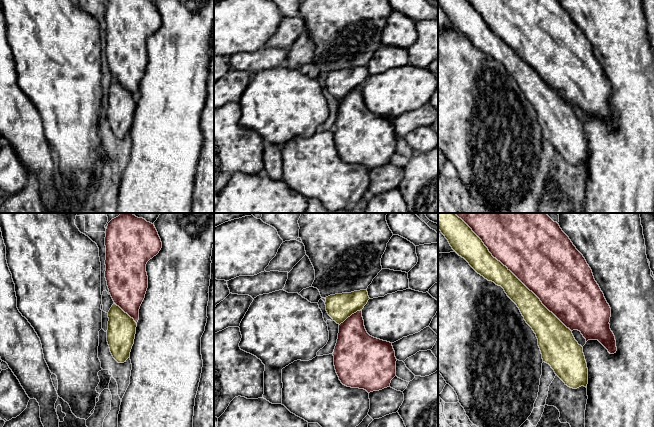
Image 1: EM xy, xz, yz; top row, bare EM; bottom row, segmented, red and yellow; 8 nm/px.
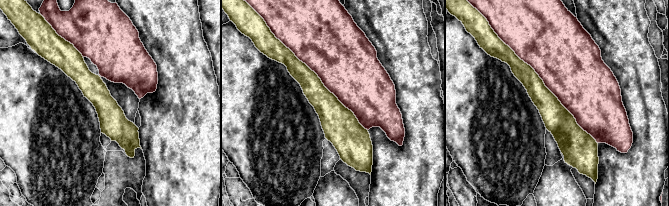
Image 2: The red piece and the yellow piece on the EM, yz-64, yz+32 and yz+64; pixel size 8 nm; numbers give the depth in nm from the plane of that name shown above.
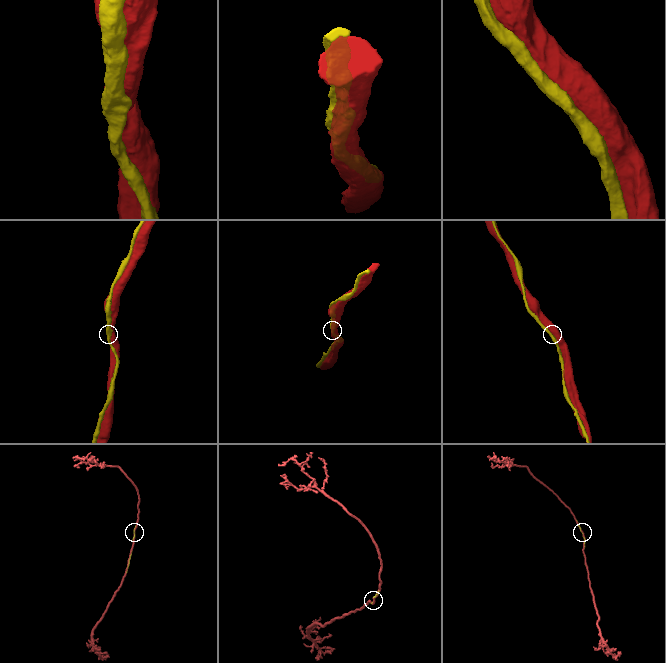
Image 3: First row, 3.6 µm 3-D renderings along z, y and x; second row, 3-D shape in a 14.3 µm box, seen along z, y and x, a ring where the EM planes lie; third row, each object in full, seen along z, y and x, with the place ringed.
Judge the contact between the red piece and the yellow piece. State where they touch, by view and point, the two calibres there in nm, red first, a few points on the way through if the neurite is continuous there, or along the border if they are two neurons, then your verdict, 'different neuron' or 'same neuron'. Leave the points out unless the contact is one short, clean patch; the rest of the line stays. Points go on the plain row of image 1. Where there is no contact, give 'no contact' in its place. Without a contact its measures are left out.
yz (517, 53) | 500/180 nm | same neuron

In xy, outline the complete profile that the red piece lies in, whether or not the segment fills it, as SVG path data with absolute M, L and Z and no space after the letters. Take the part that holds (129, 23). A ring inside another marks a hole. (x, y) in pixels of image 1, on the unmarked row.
M108 0L105 13L105 54L114 80L108 88L107 118L113 134L124 139L134 120L139 85L148 64L147 38L162 24L154 0Z

